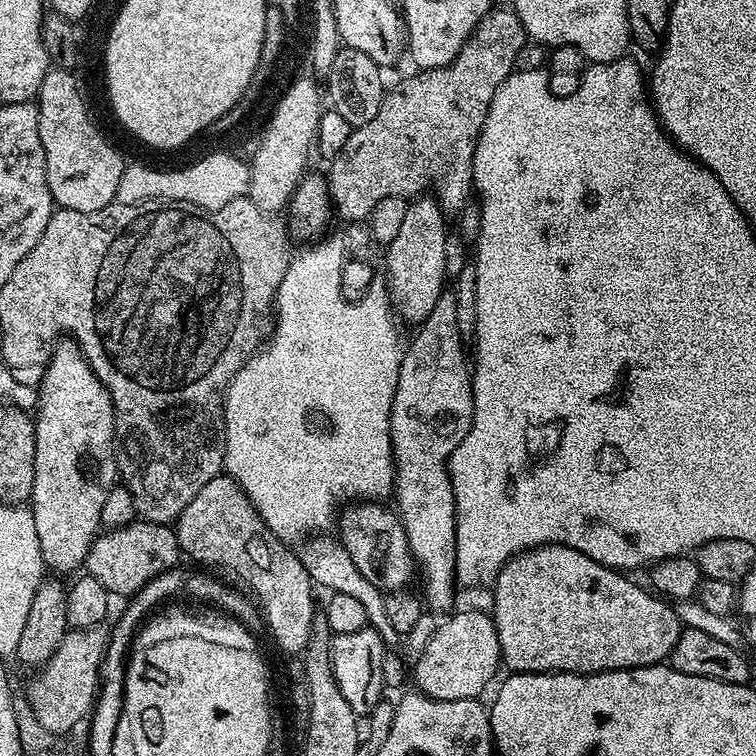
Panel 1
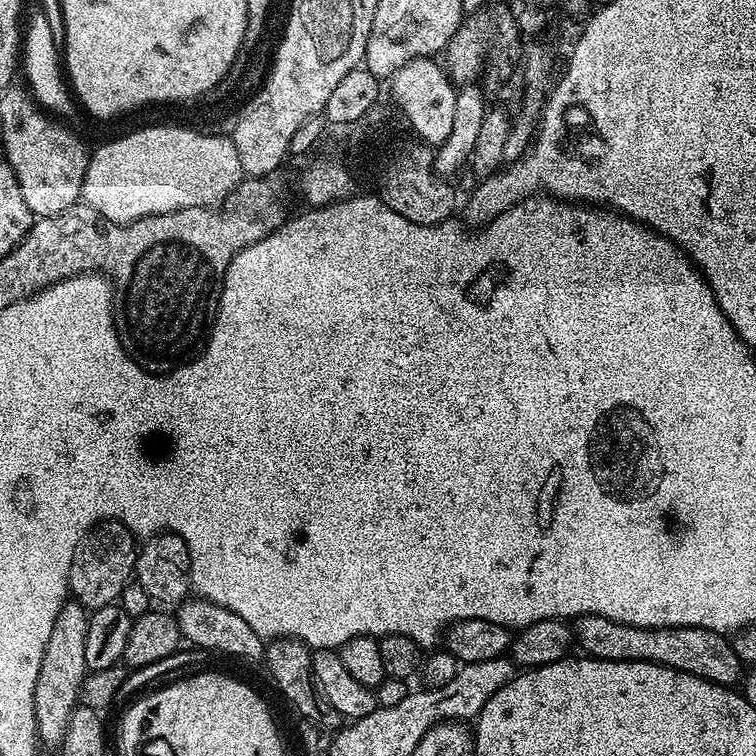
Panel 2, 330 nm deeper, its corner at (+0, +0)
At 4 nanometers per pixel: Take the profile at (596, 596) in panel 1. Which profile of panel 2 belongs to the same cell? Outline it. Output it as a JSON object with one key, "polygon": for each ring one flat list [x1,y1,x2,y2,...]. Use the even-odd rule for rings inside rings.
{"polygon":[[582,616,574,624,574,640,584,647,587,655,597,660,648,660,652,664,665,664,668,668,677,668,680,672,689,672,701,676,715,684,732,686,741,679,742,661,734,654,732,641,727,635,706,630,705,628,632,628,629,624,619,624,610,618,601,616]]}

